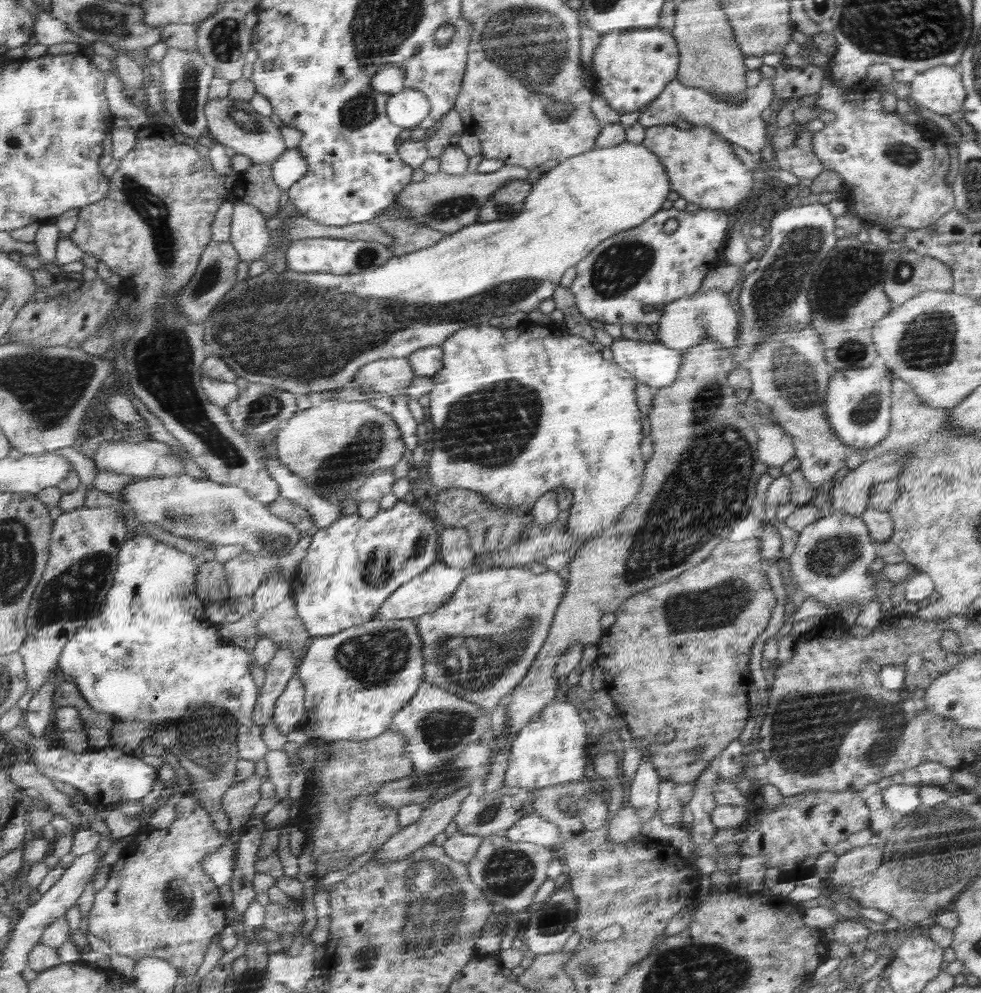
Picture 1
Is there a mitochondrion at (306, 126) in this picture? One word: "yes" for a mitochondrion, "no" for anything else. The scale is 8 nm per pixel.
no

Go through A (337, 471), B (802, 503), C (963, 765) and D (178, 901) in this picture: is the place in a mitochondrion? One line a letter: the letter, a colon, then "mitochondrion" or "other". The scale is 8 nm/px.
A: mitochondrion
B: other
C: other
D: mitochondrion

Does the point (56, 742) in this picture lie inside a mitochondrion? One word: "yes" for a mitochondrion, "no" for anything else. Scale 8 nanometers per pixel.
no

